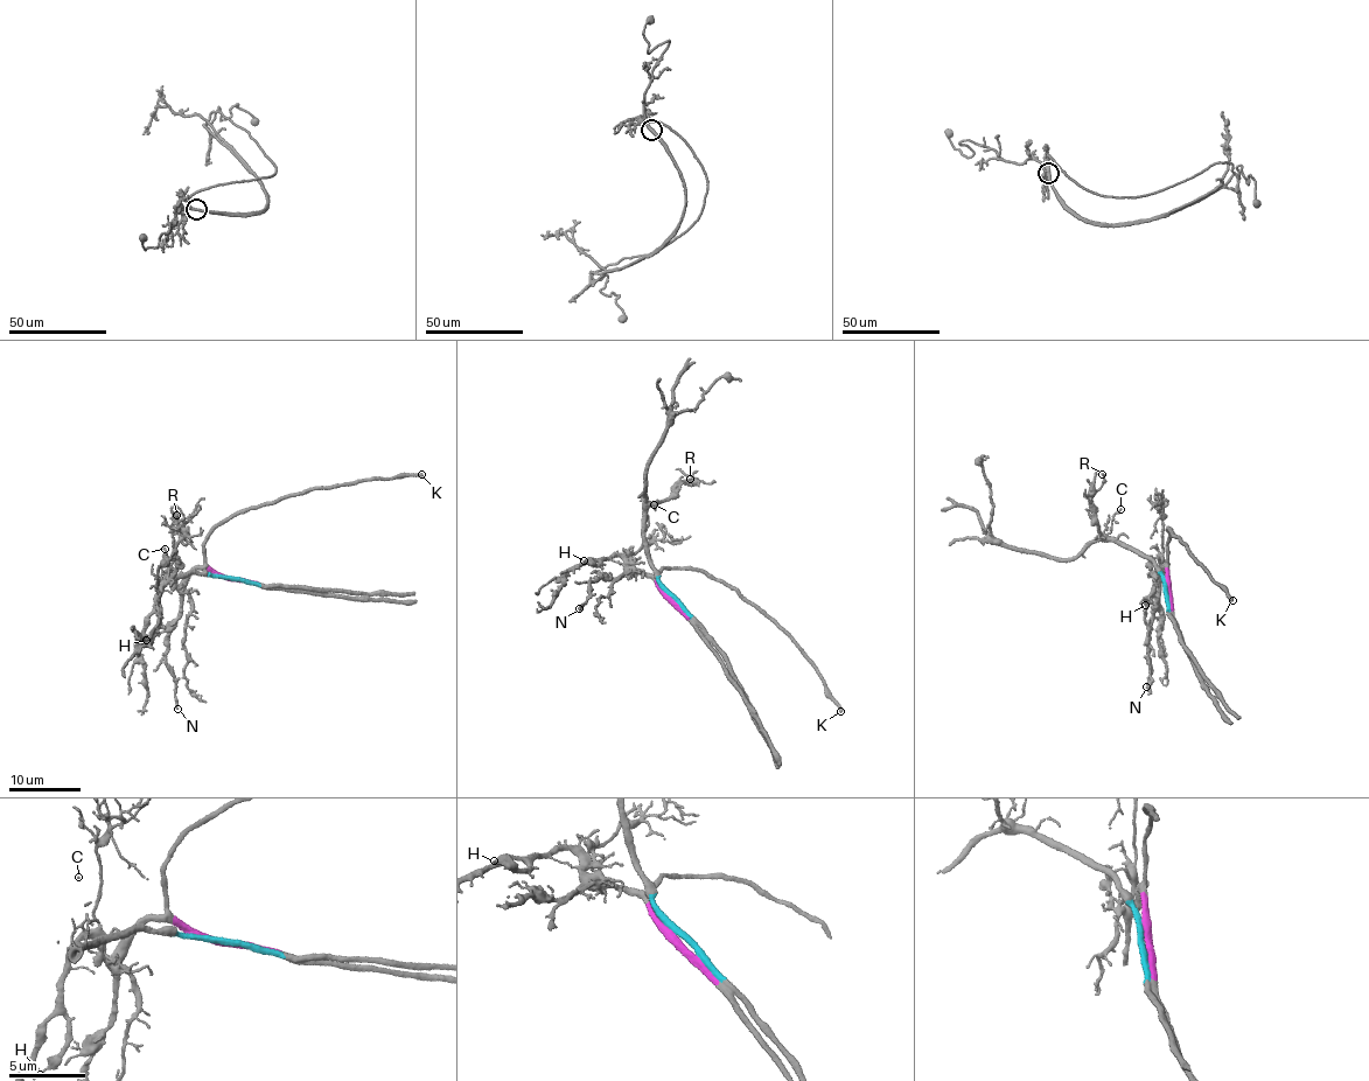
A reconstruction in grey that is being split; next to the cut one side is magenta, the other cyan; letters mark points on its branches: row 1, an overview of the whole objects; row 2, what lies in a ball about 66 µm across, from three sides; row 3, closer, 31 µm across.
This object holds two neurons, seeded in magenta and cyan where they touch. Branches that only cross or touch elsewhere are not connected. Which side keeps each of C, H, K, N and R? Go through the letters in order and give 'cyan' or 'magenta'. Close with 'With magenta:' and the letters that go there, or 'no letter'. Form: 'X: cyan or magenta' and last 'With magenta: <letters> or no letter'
C: cyan
H: magenta
K: magenta
N: magenta
R: cyan
With magenta: H, K, N

